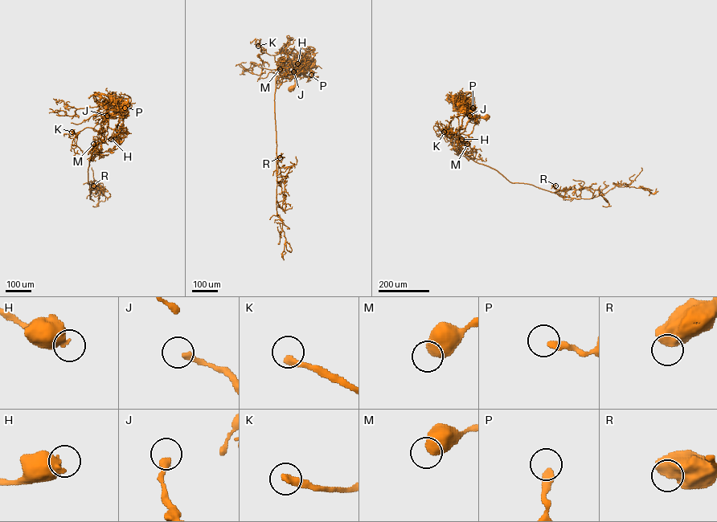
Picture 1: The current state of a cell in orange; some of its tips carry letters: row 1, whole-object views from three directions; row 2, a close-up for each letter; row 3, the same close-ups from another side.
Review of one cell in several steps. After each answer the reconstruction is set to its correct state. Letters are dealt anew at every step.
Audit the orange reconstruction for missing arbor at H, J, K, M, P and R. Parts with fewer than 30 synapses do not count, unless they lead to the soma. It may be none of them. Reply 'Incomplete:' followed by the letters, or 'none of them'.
Incomplete: K

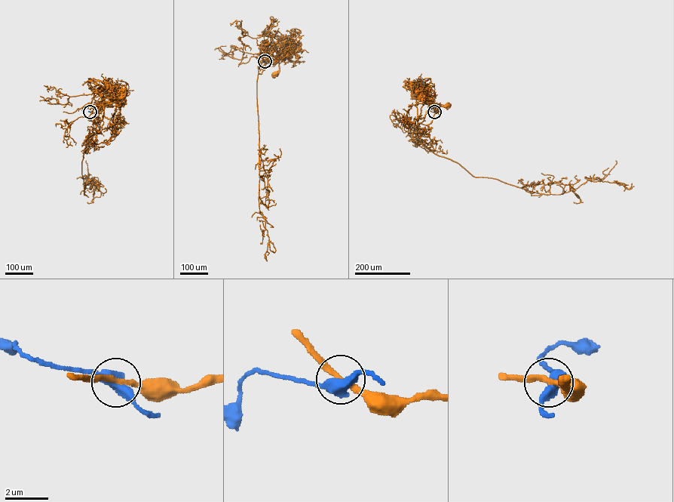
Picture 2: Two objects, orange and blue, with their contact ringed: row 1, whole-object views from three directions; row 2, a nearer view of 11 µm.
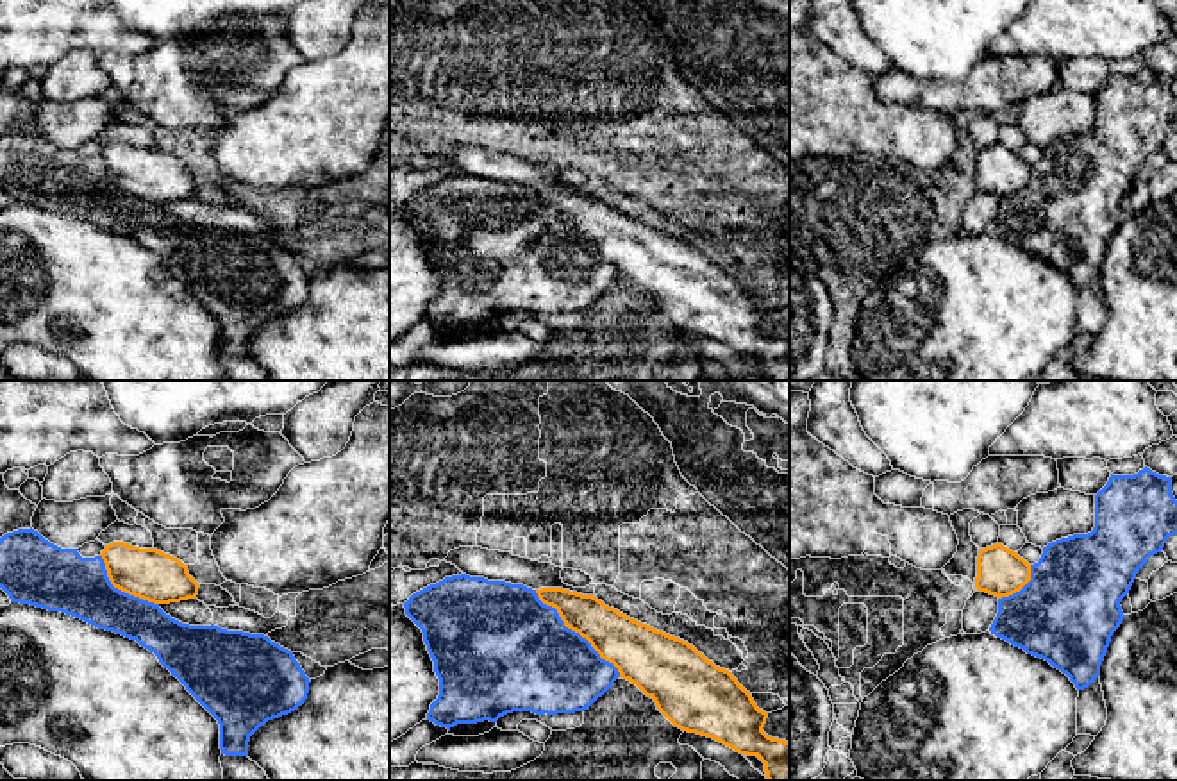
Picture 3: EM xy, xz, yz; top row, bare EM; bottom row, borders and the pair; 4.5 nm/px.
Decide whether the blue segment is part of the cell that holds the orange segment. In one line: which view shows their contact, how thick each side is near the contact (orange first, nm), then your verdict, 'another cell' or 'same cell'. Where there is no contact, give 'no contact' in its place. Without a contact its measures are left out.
xz | 220/460 nm | another cell

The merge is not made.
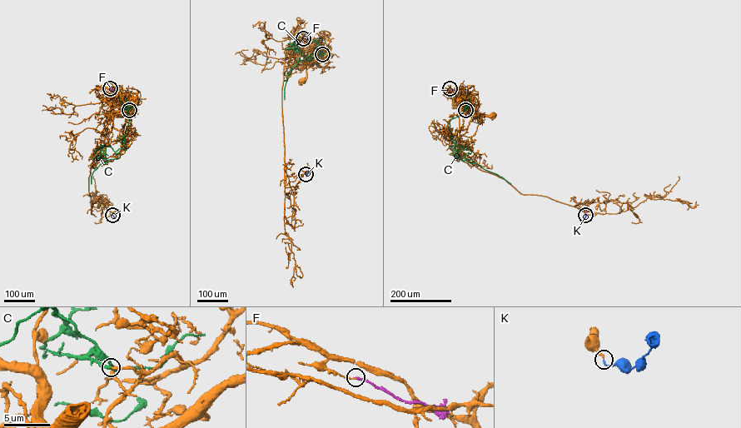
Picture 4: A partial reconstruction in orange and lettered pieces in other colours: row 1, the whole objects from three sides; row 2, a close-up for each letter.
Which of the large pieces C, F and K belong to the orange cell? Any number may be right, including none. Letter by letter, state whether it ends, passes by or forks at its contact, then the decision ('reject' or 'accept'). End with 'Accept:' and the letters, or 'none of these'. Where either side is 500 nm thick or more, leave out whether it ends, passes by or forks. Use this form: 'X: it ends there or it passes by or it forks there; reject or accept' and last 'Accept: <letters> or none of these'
C: it passes by; reject
F: it ends there; reject
K: it ends there; accept
Accept: K

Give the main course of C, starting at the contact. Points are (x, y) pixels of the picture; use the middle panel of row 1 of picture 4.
C: (322, 54), (322, 38), (319, 38), (316, 42), (320, 52), (308, 60), (311, 52), (290, 70), (284, 99)

